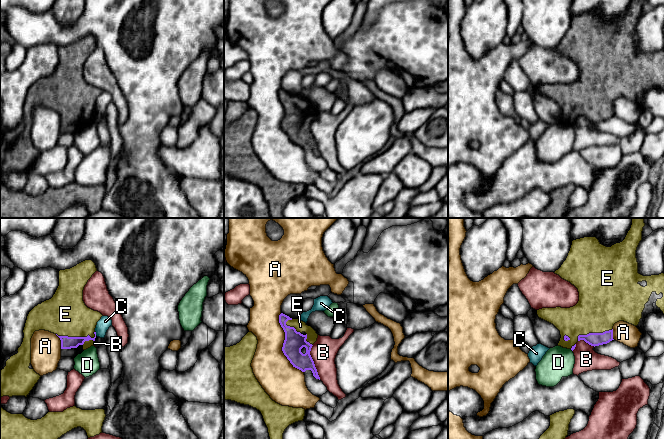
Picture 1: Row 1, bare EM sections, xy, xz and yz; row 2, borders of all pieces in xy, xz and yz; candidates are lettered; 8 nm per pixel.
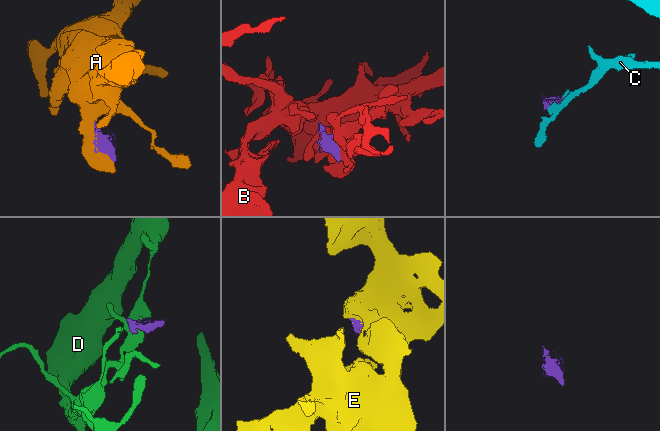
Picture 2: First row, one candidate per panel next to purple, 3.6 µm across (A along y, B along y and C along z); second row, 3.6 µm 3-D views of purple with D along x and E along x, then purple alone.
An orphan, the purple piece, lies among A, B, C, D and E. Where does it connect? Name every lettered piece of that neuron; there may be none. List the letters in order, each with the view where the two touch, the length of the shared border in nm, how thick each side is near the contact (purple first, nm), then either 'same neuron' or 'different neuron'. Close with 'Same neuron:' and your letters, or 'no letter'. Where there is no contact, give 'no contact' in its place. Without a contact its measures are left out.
A: xz | 500 nm | 160/300 nm | different neuron
B: xz | 280 nm | 160/200 nm | different neuron
C: xy | 40 nm | 100/100 nm | different neuron
D: no contact | different neuron
E: xy | 320 nm | 100/360 nm | same neuron
Same neuron: E

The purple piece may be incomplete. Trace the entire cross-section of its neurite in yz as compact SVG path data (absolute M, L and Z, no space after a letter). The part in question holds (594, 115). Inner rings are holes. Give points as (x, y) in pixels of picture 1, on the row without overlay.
M632 0L625 15L606 23L596 13L584 13L572 17L566 36L554 49L574 61L579 68L578 79L570 84L542 84L537 86L539 94L553 100L560 107L558 122L571 125L576 119L584 116L591 122L607 120L613 115L613 102L619 97L624 97L636 102L641 109L644 106L644 97L648 90L659 88L664 90L664 49L659 51L643 52L638 49L636 34L637 23L642 16L642 7L645 0Z

